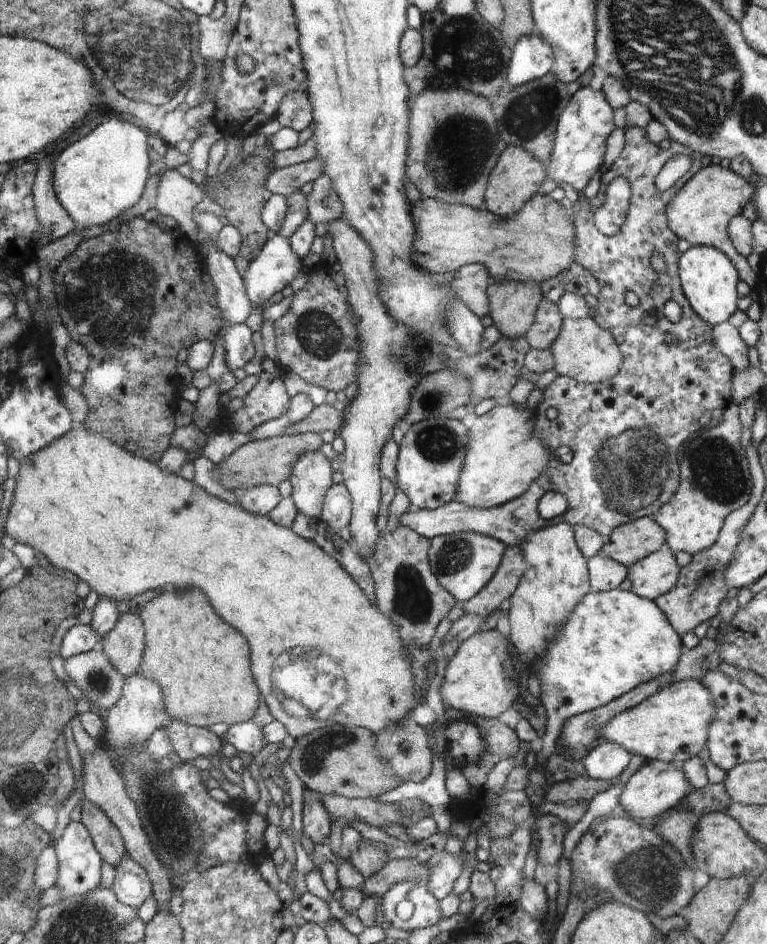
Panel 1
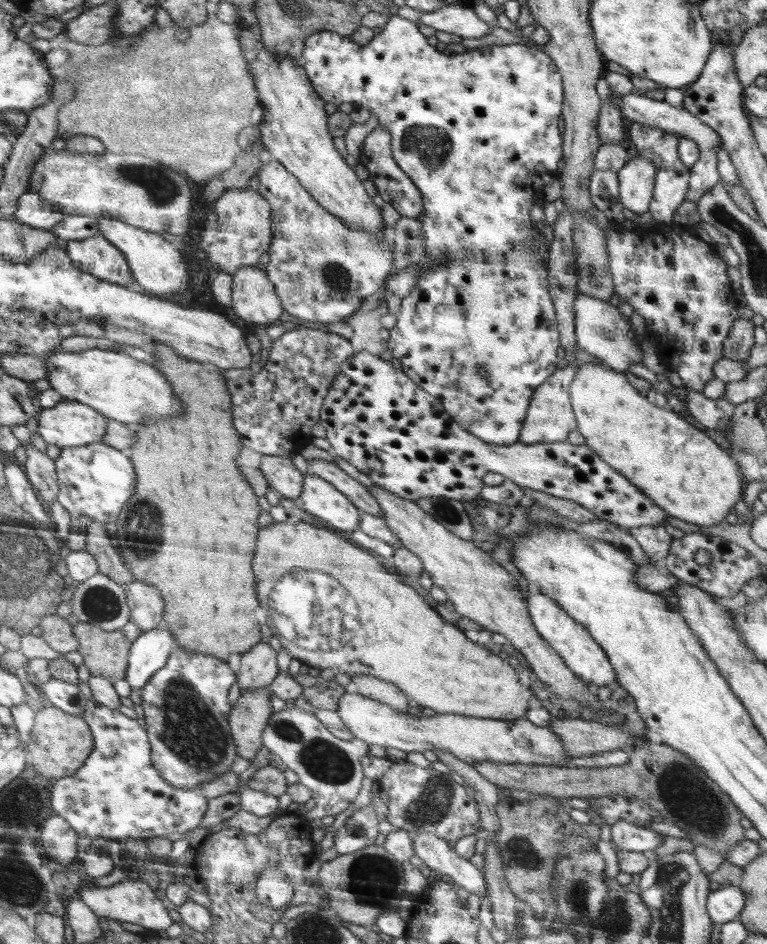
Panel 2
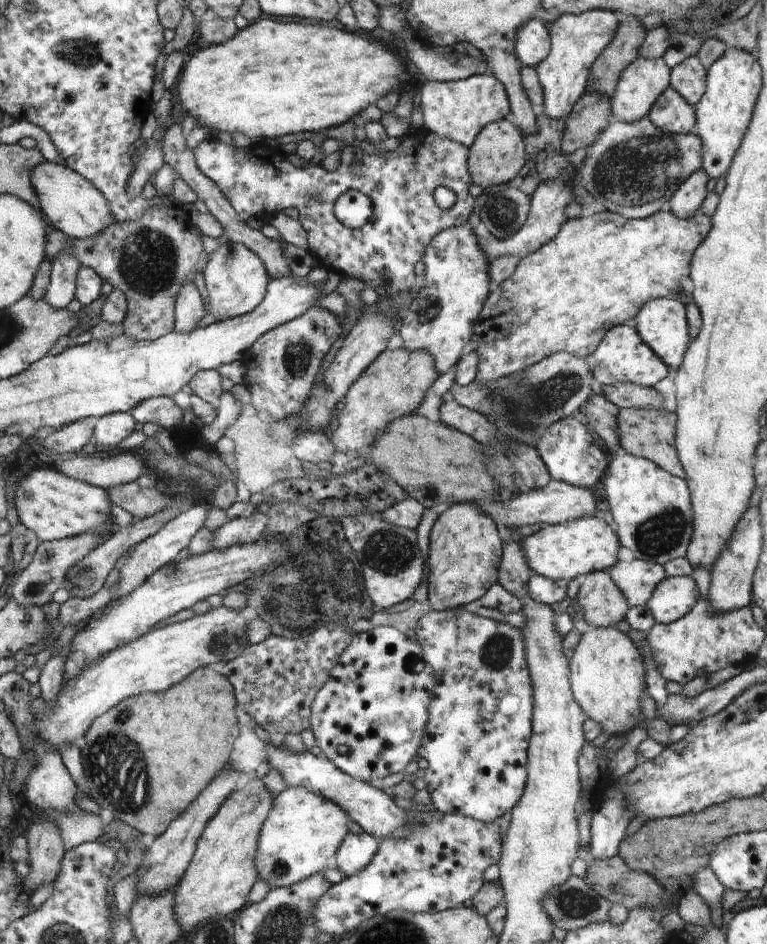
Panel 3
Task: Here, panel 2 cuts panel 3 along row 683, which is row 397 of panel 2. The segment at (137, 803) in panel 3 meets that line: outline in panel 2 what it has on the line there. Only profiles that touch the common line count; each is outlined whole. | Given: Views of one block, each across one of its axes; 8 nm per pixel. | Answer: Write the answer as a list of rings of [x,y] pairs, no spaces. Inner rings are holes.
[[[157,343],[154,352],[155,362],[154,366],[158,367],[170,379],[173,384],[174,391],[177,392],[178,397],[184,403],[184,410],[188,410],[188,414],[184,418],[163,419],[162,421],[147,421],[138,425],[138,440],[128,453],[133,457],[135,467],[138,473],[137,491],[133,498],[126,504],[122,516],[117,521],[120,526],[116,534],[118,547],[121,550],[121,555],[125,558],[129,569],[140,578],[146,580],[154,586],[158,586],[162,590],[162,594],[166,599],[165,608],[165,625],[175,635],[175,640],[182,649],[186,649],[190,653],[204,653],[205,656],[214,656],[221,658],[226,663],[230,662],[232,654],[244,655],[246,652],[257,647],[260,638],[260,624],[254,620],[254,610],[258,608],[258,596],[256,596],[256,574],[252,572],[252,556],[254,556],[254,544],[256,544],[256,532],[258,532],[258,522],[256,518],[260,515],[260,508],[258,508],[257,493],[252,492],[250,484],[244,480],[242,470],[236,464],[236,458],[243,455],[242,435],[238,432],[236,421],[234,421],[234,398],[233,393],[230,392],[228,375],[220,368],[213,365],[198,362],[198,360],[190,360],[184,356],[180,356],[174,348],[170,348],[168,344]]]

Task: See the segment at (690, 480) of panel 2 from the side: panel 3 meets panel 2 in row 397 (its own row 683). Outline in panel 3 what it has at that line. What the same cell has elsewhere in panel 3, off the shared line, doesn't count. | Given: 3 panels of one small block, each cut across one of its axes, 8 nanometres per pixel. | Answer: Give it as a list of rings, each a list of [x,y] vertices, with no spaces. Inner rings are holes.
[[[585,626],[583,631],[572,658],[569,658],[574,698],[590,720],[602,726],[602,732],[609,737],[621,737],[632,731],[643,718],[639,702],[645,698],[648,688],[643,656],[633,637],[619,629]]]

